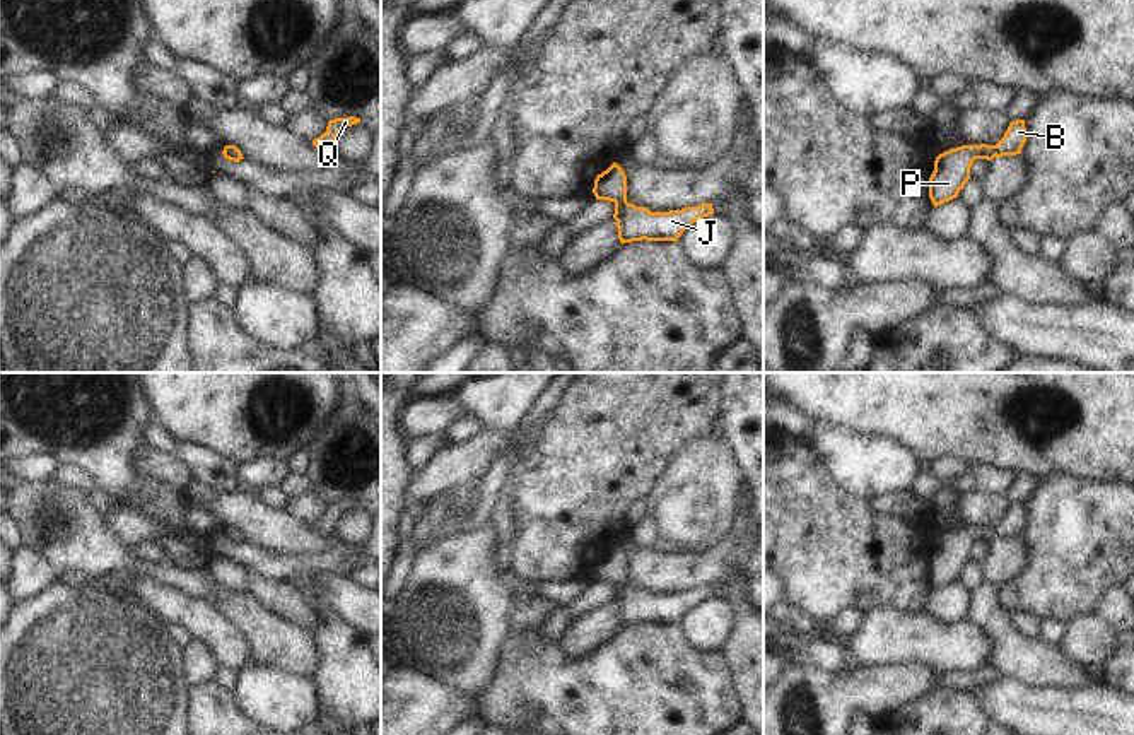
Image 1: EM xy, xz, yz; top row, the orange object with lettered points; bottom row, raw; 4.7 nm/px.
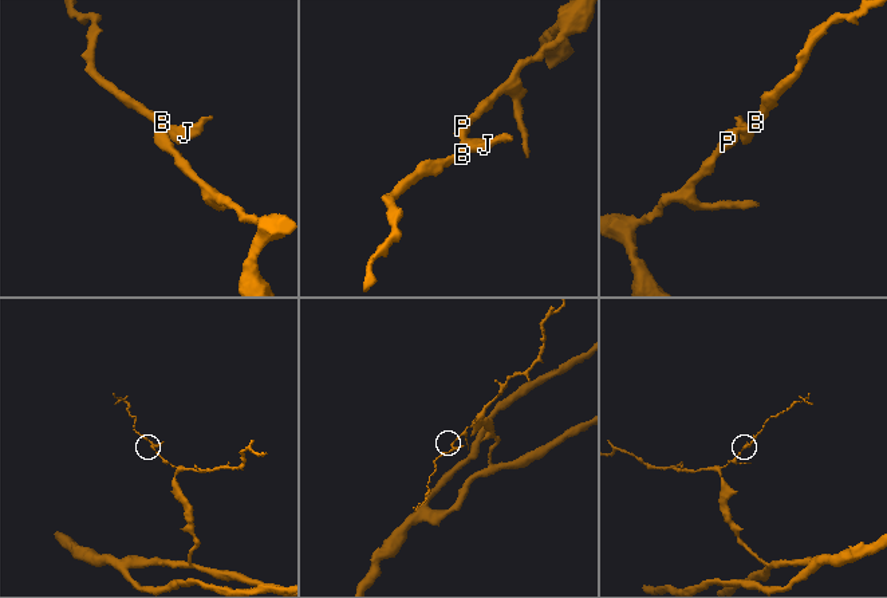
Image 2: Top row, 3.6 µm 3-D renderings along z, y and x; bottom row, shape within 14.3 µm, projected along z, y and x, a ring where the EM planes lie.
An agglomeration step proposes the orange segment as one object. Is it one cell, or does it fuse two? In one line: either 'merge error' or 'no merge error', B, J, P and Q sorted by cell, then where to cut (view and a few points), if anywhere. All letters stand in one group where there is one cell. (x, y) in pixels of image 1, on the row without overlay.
no merge error; B J P Q; no cut

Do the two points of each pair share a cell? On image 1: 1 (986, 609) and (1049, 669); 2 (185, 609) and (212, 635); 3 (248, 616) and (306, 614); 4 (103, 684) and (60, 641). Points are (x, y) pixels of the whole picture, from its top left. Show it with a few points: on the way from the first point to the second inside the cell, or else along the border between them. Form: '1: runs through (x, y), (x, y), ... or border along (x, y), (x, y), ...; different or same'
1: runs through (999, 626), (1032, 658); same
2: runs through (192, 614), (205, 628); same
3: border along (246, 593), (270, 612), (311, 635); different
4: runs through (93, 674), (70, 652); same

